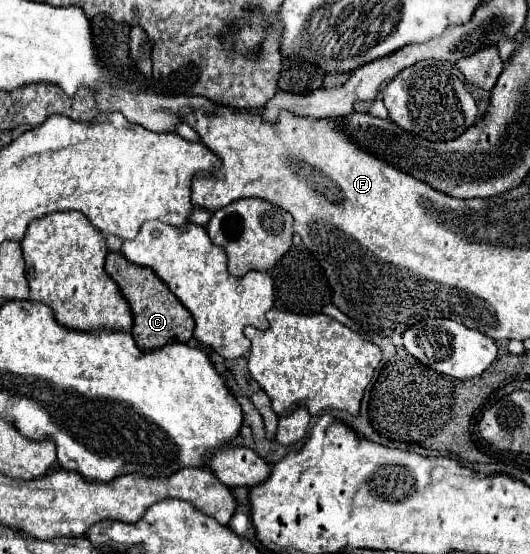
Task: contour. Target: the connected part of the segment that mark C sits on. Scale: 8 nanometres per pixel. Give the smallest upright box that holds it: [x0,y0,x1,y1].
[105,252,195,352]

